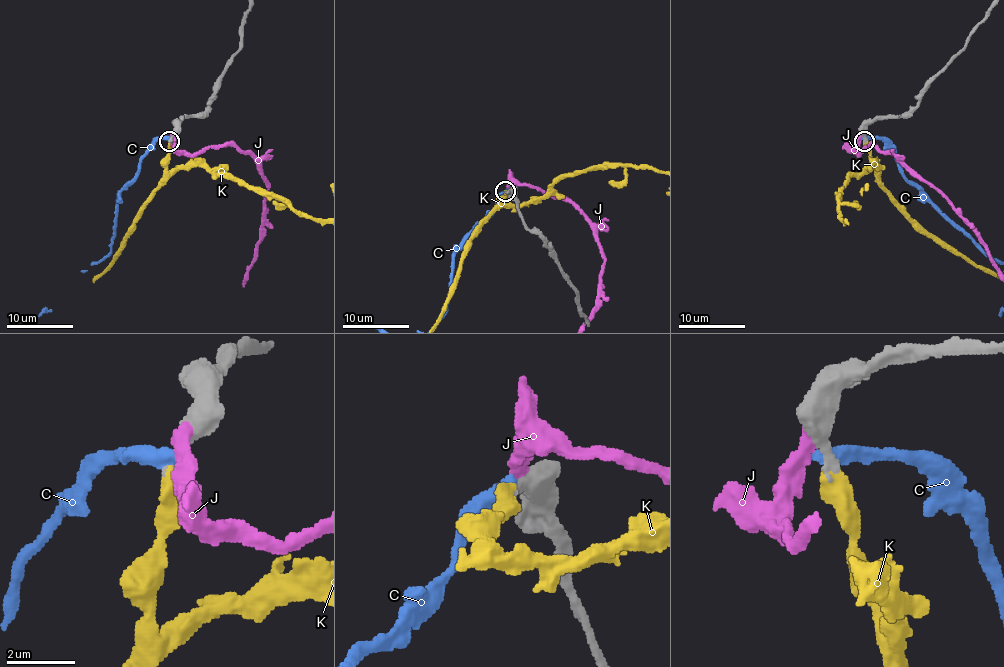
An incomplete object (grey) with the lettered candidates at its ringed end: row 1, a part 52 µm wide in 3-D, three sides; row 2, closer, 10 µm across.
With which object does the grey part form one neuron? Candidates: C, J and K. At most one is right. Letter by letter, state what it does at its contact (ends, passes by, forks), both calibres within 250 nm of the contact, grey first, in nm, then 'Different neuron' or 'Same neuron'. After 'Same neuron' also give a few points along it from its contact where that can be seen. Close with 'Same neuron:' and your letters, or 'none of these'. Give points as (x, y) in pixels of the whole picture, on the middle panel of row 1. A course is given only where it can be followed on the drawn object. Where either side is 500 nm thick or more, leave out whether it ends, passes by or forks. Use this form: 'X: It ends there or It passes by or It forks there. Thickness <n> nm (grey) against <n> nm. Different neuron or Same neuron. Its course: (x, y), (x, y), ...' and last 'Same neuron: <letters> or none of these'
C: It ends there. Thickness 400 nm (grey) against 480 nm. Different neuron
J: It ends there. Thickness 480 nm (grey) against 440 nm. Different neuron
K: Thickness 320 nm (grey) against 500 nm. Same neuron
Same neuron: K

